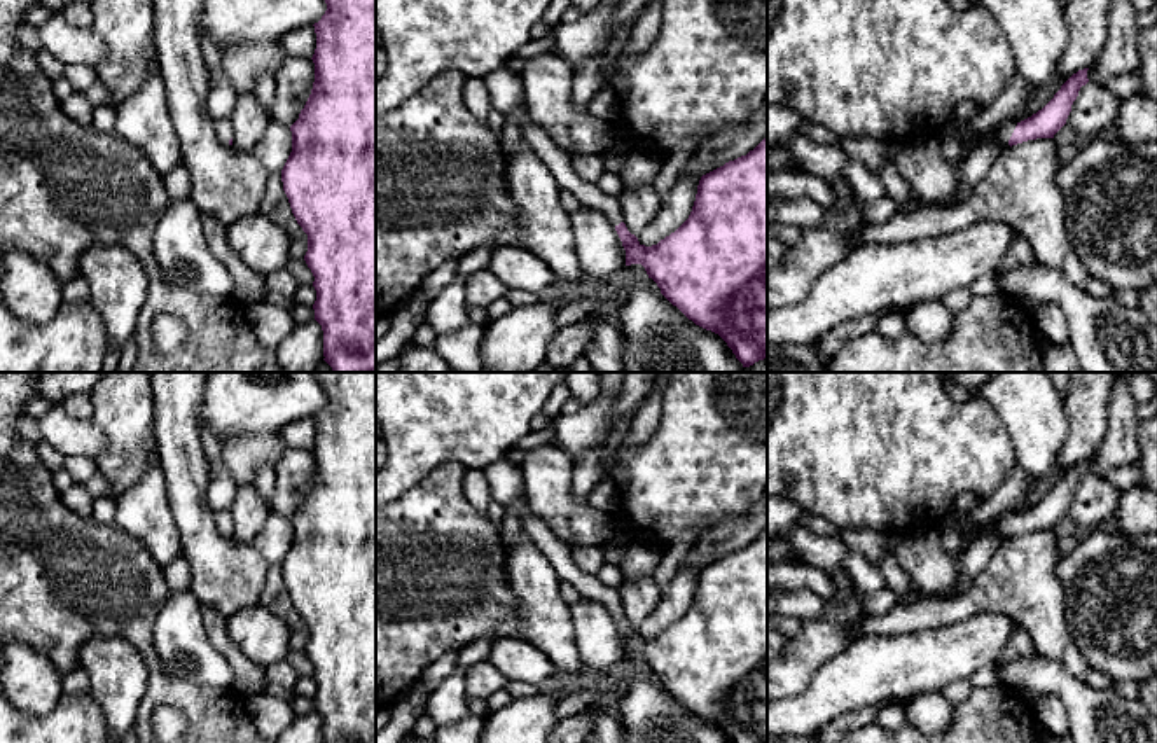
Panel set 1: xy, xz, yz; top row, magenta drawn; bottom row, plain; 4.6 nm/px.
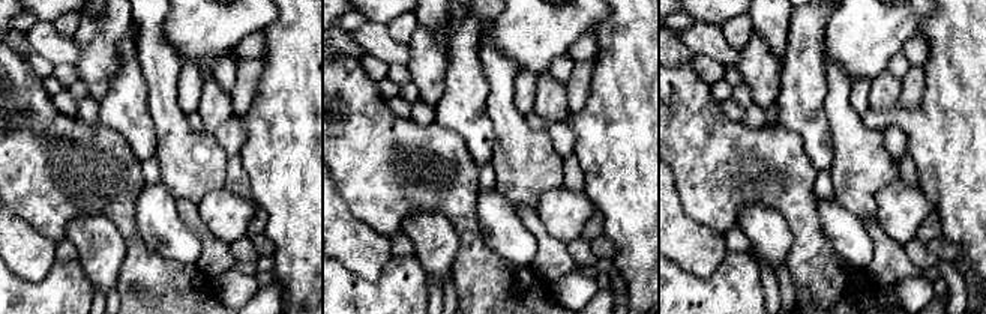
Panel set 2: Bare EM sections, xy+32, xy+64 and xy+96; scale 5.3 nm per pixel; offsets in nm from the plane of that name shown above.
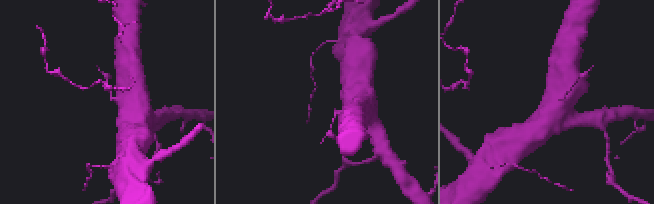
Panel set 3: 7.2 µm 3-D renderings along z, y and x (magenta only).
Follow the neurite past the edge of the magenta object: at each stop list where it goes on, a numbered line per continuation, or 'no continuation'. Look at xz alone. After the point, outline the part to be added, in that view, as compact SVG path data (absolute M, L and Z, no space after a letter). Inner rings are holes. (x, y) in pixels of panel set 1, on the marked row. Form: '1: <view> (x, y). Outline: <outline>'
1: xz (505, 88). Outline: M505 66L488 73L482 80L495 110L505 117L526 115L521 128L523 138L547 164L561 189L573 192L582 206L603 212L610 224L624 222L619 198L601 192L596 182L582 180L572 170L572 157L530 117L521 77Z

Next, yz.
1: yz (1002, 133). Outline: M1001 121L994 126L987 135L991 135L996 142L1008 147L1008 140L1015 129L1017 122Z

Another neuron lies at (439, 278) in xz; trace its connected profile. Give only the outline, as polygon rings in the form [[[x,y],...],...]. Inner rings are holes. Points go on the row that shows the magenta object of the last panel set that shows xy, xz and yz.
[[[449,259],[421,281],[423,294],[428,301],[432,301],[442,288],[446,288],[456,278],[456,267],[458,259]]]

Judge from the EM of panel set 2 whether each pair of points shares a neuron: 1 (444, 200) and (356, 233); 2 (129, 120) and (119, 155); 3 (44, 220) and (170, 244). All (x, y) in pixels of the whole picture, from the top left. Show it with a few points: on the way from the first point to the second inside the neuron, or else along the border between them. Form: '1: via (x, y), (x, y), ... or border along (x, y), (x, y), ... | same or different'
1: border along (344, 203), (354, 217), (389, 238) | different
2: border along (96, 122), (117, 131), (141, 163) | different
3: border along (135, 205), (143, 242), (173, 259) | different

